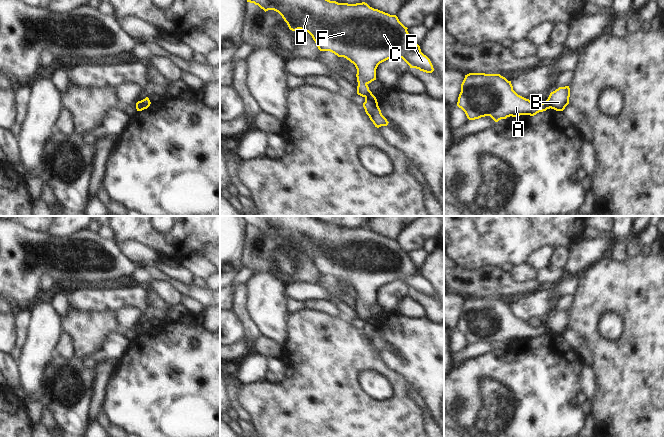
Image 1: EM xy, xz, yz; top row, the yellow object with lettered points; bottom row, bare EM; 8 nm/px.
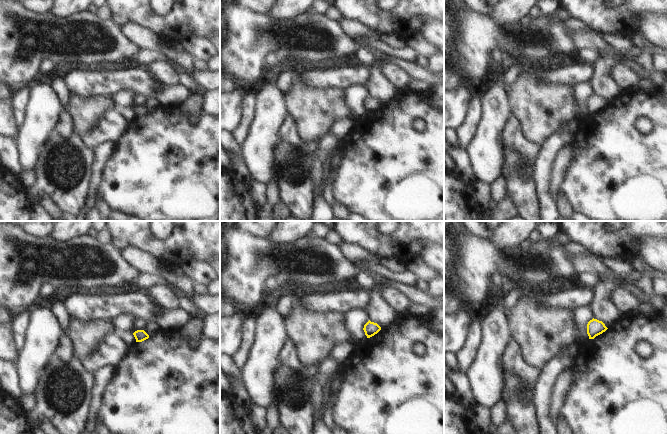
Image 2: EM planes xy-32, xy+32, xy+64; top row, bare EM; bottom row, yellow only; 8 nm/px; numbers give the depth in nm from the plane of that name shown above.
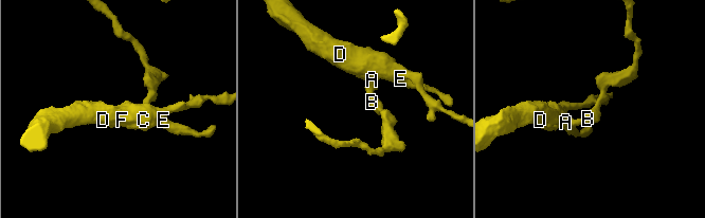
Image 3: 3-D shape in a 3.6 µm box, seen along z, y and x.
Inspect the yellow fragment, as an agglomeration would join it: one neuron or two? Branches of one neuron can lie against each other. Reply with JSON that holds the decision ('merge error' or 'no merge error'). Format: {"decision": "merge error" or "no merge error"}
{"decision": "merge error"}

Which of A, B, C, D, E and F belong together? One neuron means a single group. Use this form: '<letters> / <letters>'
A C D E F / B

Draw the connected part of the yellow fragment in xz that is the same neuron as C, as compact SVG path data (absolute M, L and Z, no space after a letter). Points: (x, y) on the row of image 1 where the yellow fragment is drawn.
M247 0L247 2L258 5L265 12L274 10L278 12L292 31L298 29L308 32L315 41L320 51L330 51L338 57L344 57L353 63L357 69L357 94L367 97L372 94L368 84L376 80L376 69L378 65L393 57L402 58L410 68L416 68L426 73L434 71L430 59L421 52L420 46L416 44L396 15L390 15L378 9L370 7L367 3L338 3L330 0Z

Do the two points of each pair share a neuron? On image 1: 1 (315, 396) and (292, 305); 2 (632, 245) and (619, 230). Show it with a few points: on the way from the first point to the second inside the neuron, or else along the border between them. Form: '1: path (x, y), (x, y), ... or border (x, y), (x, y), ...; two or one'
1: border (302, 308), (289, 314); two
2: border (629, 235), (627, 242), (628, 257); two

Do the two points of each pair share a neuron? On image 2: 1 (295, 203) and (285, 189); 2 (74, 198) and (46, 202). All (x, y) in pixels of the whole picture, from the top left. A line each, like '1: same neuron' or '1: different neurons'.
1: same neuron
2: different neurons

